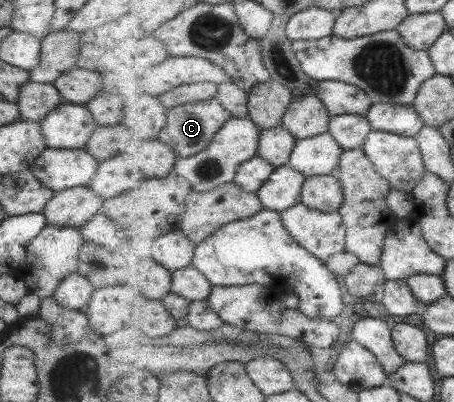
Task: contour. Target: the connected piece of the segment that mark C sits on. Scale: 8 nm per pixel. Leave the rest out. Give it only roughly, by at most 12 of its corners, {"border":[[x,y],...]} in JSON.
{"border":[[216,98],[168,108],[158,139],[178,158],[211,145],[231,117]]}

